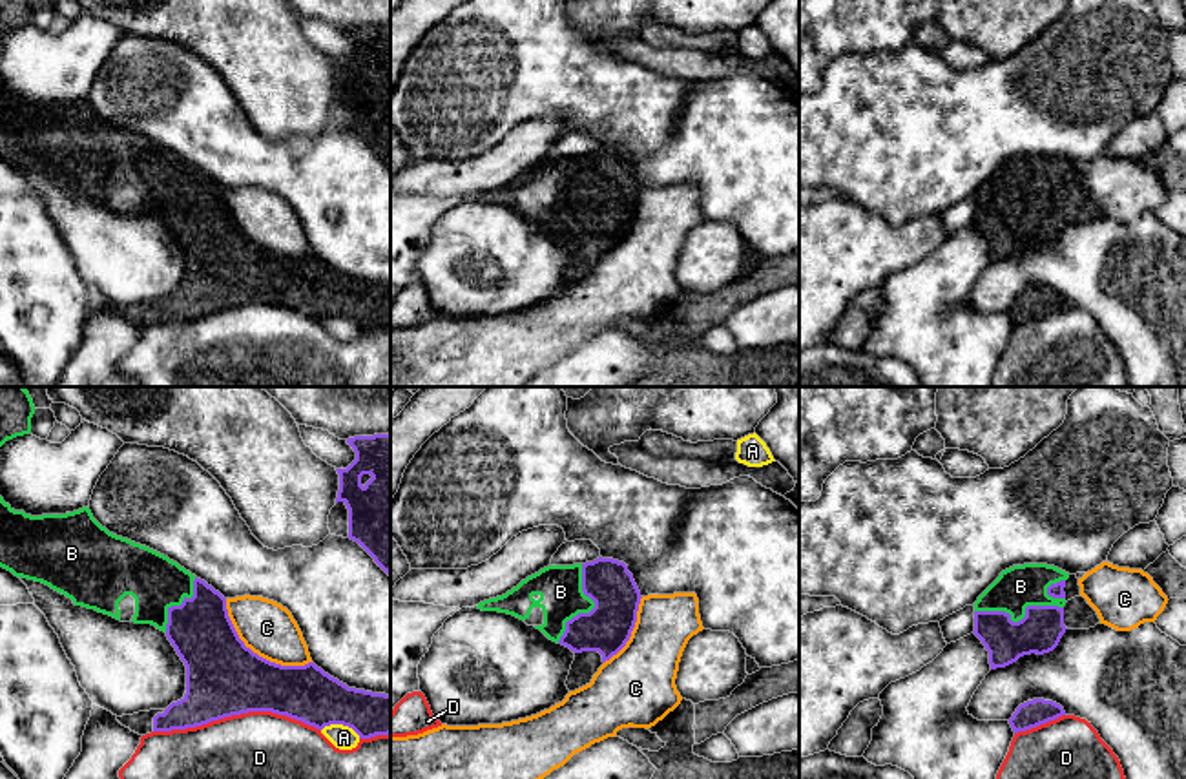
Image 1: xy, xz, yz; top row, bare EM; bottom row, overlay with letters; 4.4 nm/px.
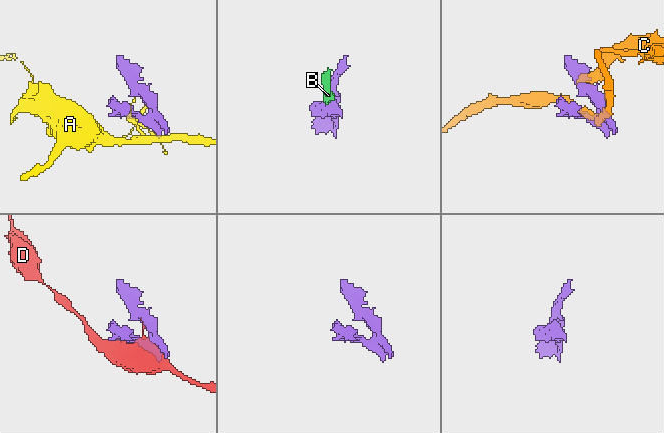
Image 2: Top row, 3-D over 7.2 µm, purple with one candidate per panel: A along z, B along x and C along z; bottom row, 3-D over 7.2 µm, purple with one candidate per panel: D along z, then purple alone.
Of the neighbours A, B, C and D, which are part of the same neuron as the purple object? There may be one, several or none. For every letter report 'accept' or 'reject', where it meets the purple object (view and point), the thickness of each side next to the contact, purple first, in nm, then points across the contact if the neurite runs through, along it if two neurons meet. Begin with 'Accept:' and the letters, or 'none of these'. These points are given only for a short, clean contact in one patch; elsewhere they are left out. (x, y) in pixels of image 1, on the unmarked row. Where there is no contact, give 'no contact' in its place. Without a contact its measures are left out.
Accept: B
A: reject | xy (342, 314) | 240/110 nm
B: accept | yz (1022, 210) | 190/190 nm
C: reject | xy (256, 245) | 340/240 nm
D: reject | xy (236, 305) | 340/480 nm

